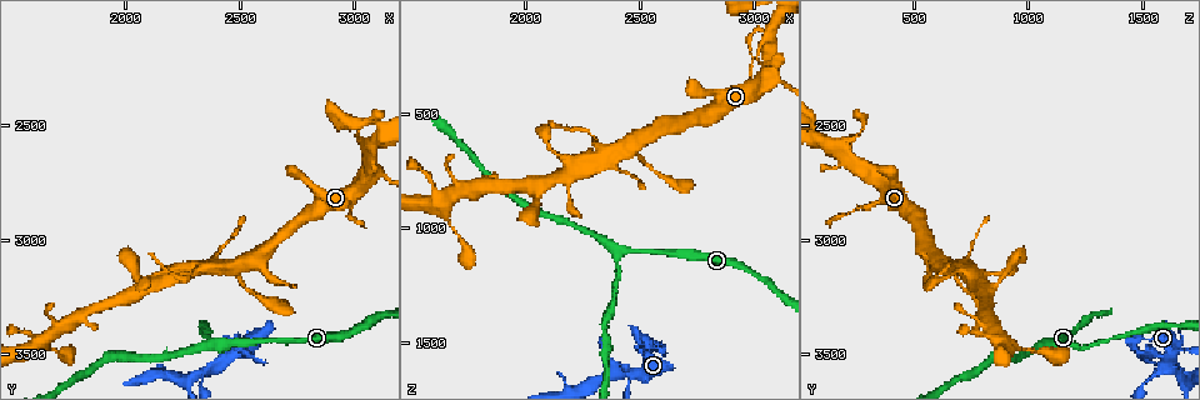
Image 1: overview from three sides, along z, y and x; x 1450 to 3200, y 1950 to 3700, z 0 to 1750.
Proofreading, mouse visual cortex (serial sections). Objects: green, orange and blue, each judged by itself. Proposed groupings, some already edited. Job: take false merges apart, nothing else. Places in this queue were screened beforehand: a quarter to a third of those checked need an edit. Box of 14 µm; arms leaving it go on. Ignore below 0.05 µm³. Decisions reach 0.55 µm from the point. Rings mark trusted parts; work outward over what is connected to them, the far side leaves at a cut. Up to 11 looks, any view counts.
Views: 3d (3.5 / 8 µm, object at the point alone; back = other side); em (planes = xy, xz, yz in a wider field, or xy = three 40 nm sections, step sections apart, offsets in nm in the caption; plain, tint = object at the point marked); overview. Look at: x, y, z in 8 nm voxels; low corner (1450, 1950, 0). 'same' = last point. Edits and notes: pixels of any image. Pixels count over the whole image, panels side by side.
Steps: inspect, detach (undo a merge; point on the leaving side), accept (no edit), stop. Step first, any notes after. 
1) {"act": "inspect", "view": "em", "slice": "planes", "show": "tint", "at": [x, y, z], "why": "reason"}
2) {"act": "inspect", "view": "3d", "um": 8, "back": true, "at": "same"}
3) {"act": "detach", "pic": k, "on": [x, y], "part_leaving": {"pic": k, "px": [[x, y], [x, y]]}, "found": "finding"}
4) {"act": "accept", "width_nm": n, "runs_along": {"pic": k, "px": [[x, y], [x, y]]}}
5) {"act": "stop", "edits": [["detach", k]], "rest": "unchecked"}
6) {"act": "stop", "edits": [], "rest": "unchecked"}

{"act": "inspect", "view": "3d", "um": 3.5, "back": true, "at": [2480, 3440, 1480], "why": "abrupt turn"}

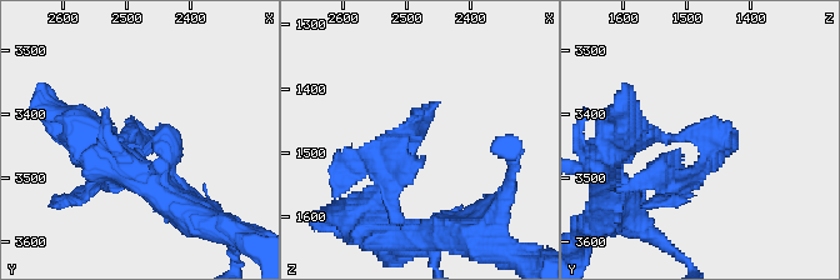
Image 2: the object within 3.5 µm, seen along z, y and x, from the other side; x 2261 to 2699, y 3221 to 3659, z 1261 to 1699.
{"act": "inspect", "view": "em", "slice": "xy", "step": 5, "show": "tint", "at": [2490, 3445, 1475]}

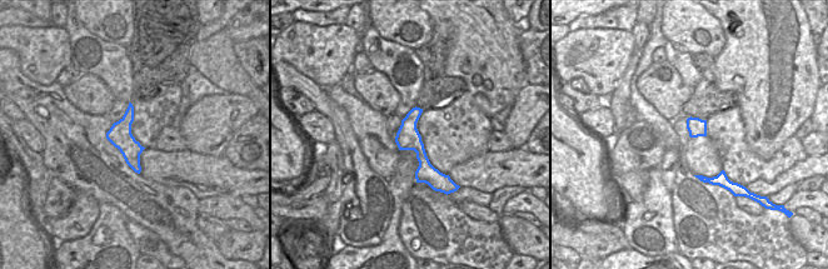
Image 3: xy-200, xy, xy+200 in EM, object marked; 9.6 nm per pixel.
{"act": "detach", "pic": 2, "on": [388, 149], "part_leaving": {"pic": 2, "px": [[618, 186], [666, 175], [673, 201]]}, "found": "a second cell is stuck on"}

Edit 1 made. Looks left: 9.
{"act": "inspect", "view": "em", "slice": "planes", "show": "tint", "at": [2390, 3570, 1630], "why": "a fork"}

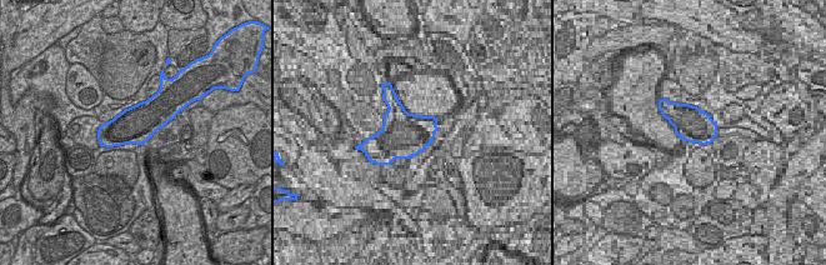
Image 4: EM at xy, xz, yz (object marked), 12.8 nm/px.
{"act": "inspect", "view": "3d", "um": 3.5, "at": "same", "why": "see where the arms go"}

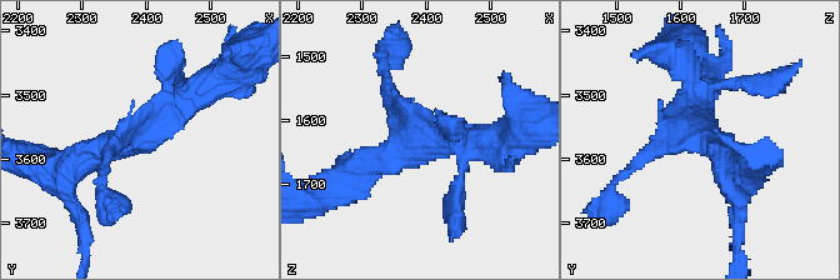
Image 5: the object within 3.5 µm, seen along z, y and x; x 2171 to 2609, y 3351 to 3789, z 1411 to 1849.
{"act": "accept", "arm_widths_nm": [200, 350, 400], "runs_along": {"pic": 5, "px": [[204, 88], [70, 169]]}, "found": "all the same cell"}

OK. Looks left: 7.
{"act": "inspect", "view": "3d", "um": 3.5, "at": [2410, 3460, 1090], "why": "two arms in line, one across"}

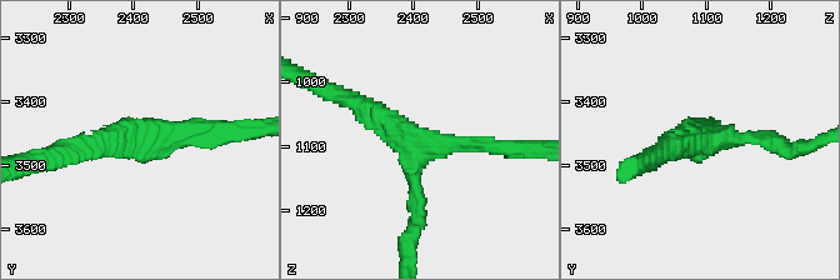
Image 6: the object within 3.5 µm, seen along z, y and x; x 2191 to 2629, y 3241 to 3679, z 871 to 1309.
{"act": "inspect", "view": "em", "slice": "xy", "step": 3, "show": "tint", "at": [2410, 3460, 1100], "arms": 3, "arm_widths_nm": [200, 200, 300], "why": "shape alone is not enough"}

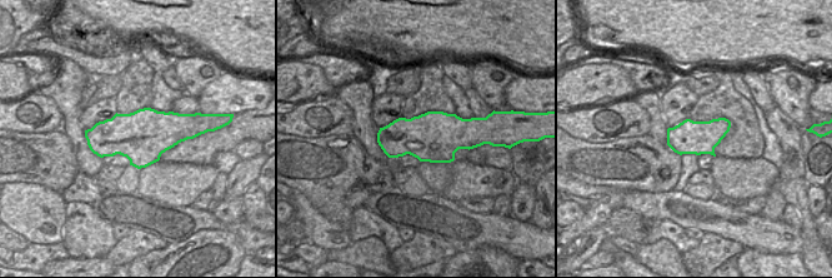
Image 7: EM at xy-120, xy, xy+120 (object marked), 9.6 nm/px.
{"act": "accept", "runs_along": {"pic": 6, "px": [[503, 148], [418, 144], [349, 100]]}, "found": "one cell here"}

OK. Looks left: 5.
{"act": "inspect", "view": "3d", "um": 3.5, "back": true, "at": [2320, 3130, 630], "why": "abrupt turn"}

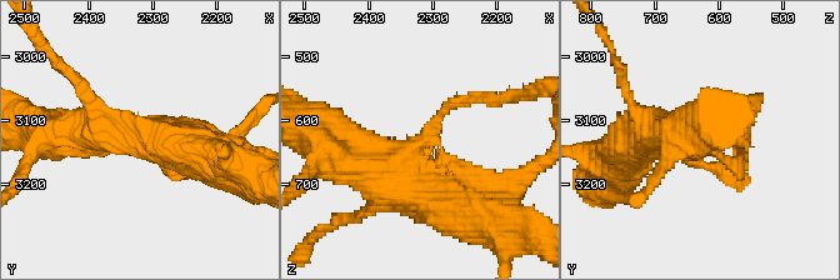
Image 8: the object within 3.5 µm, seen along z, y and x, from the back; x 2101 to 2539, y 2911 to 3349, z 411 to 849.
{"act": "inspect", "view": "em", "slice": "planes", "show": "tint", "at": "same"}

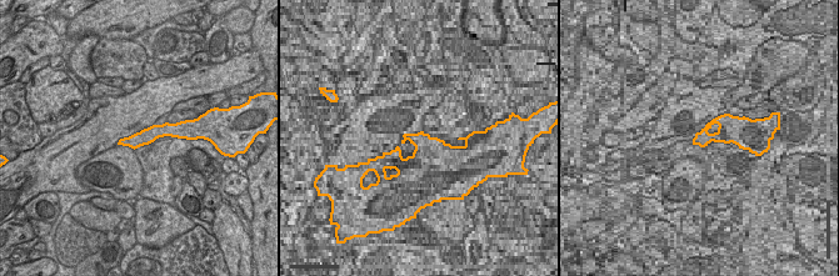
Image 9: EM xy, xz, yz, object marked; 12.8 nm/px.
{"act": "accept", "found": "one cell here"}

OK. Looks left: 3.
{"act": "stop", "edits": [["detach", 2]], "rest": "unchecked"}

